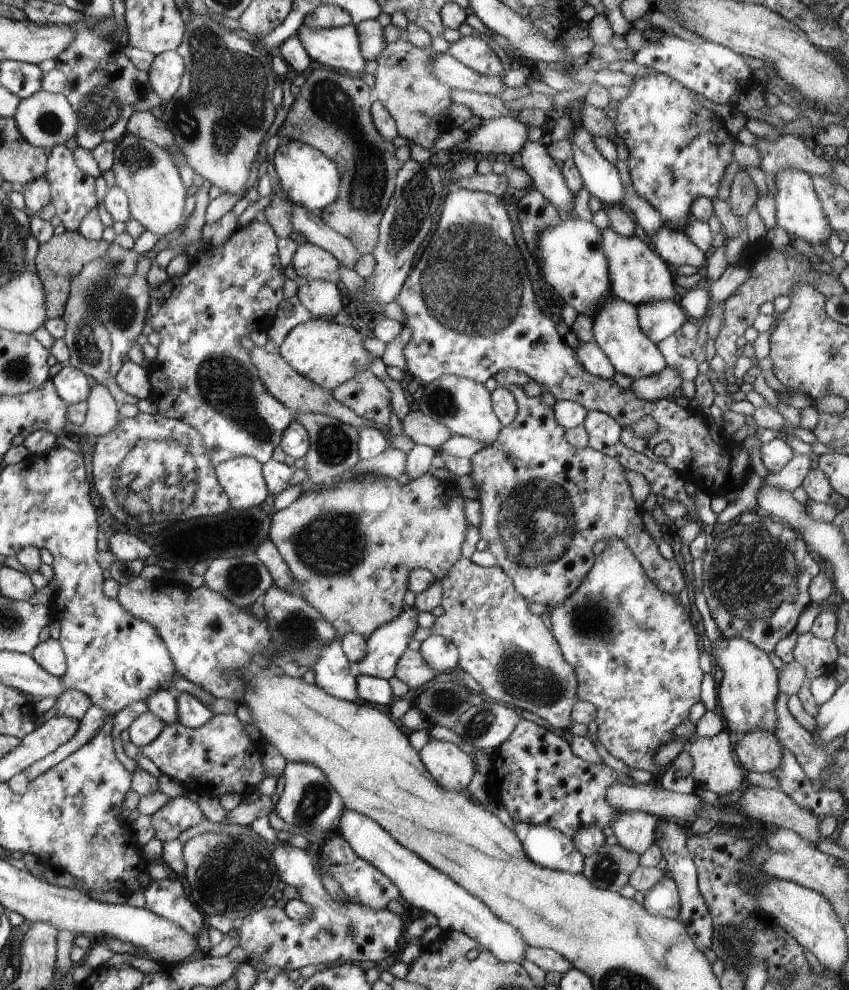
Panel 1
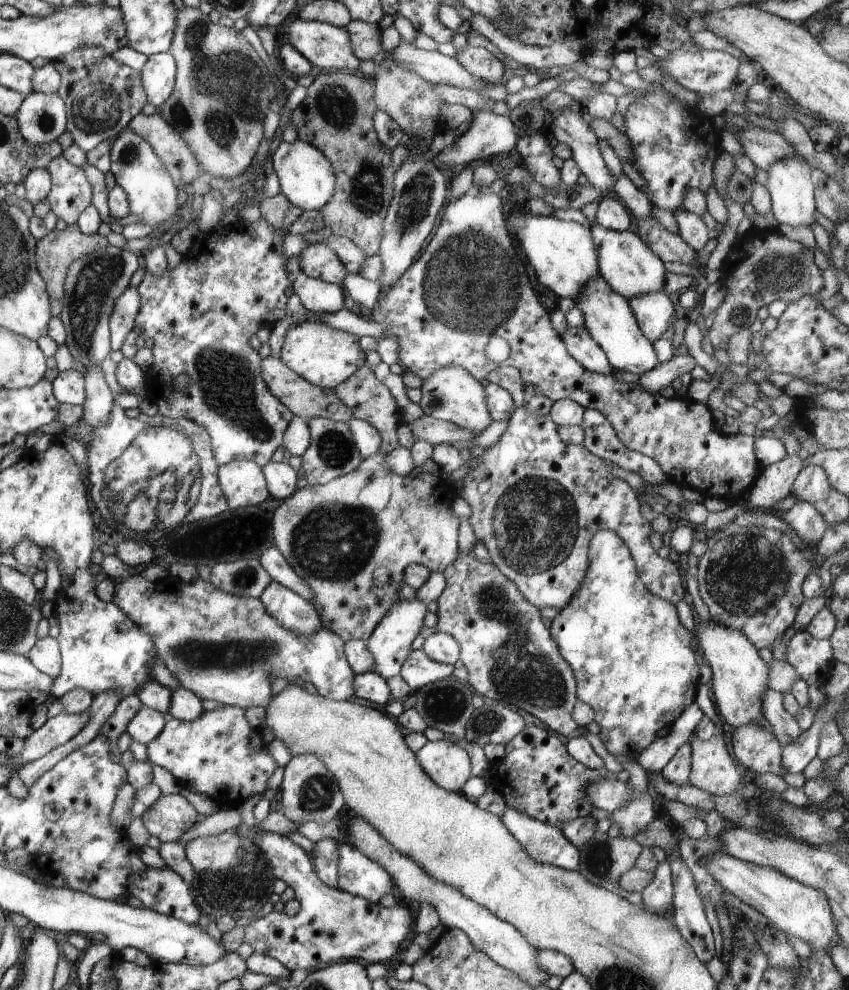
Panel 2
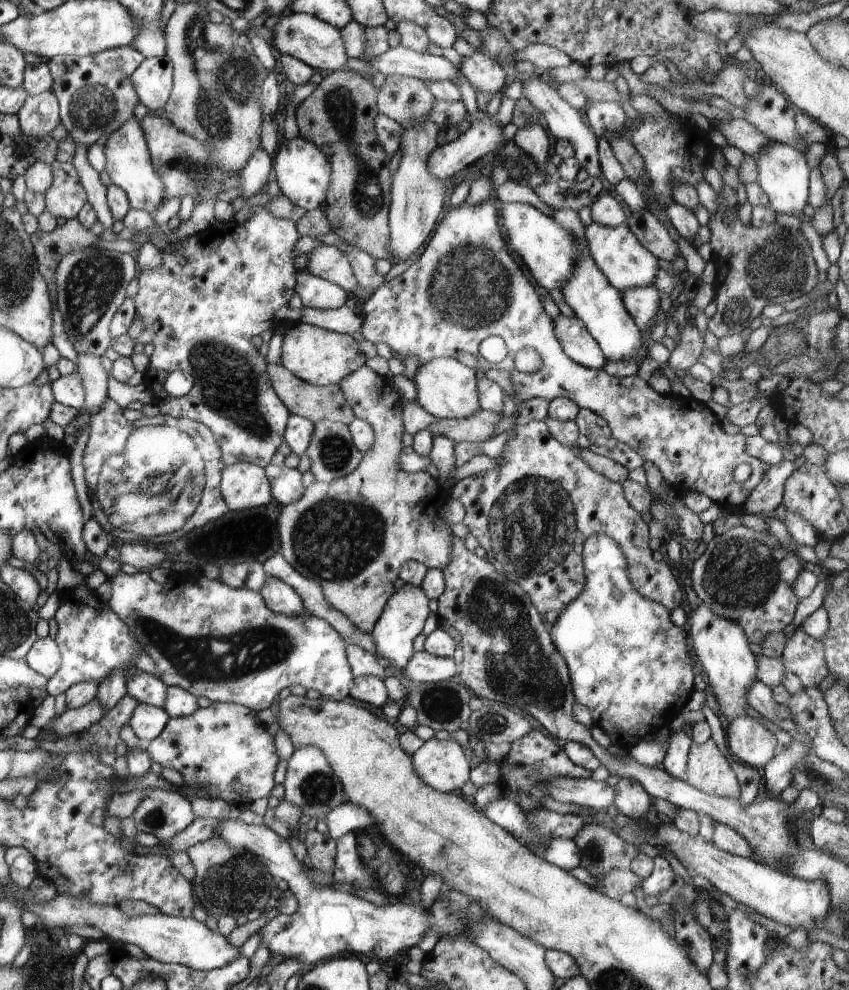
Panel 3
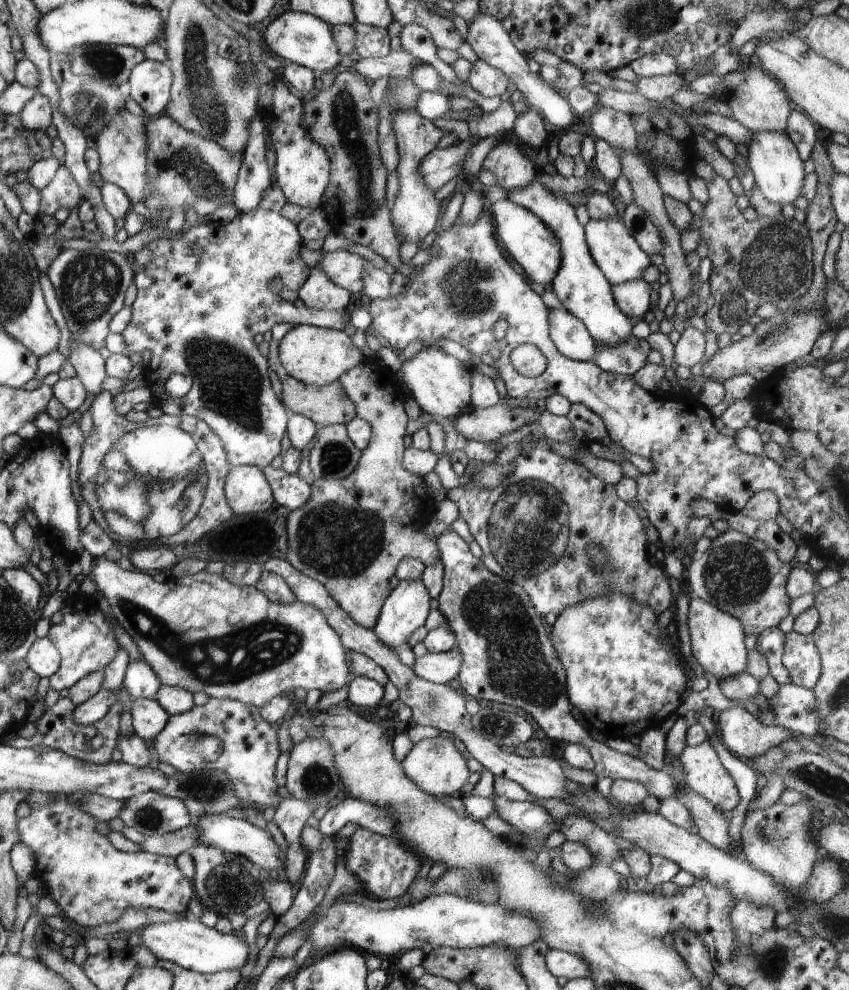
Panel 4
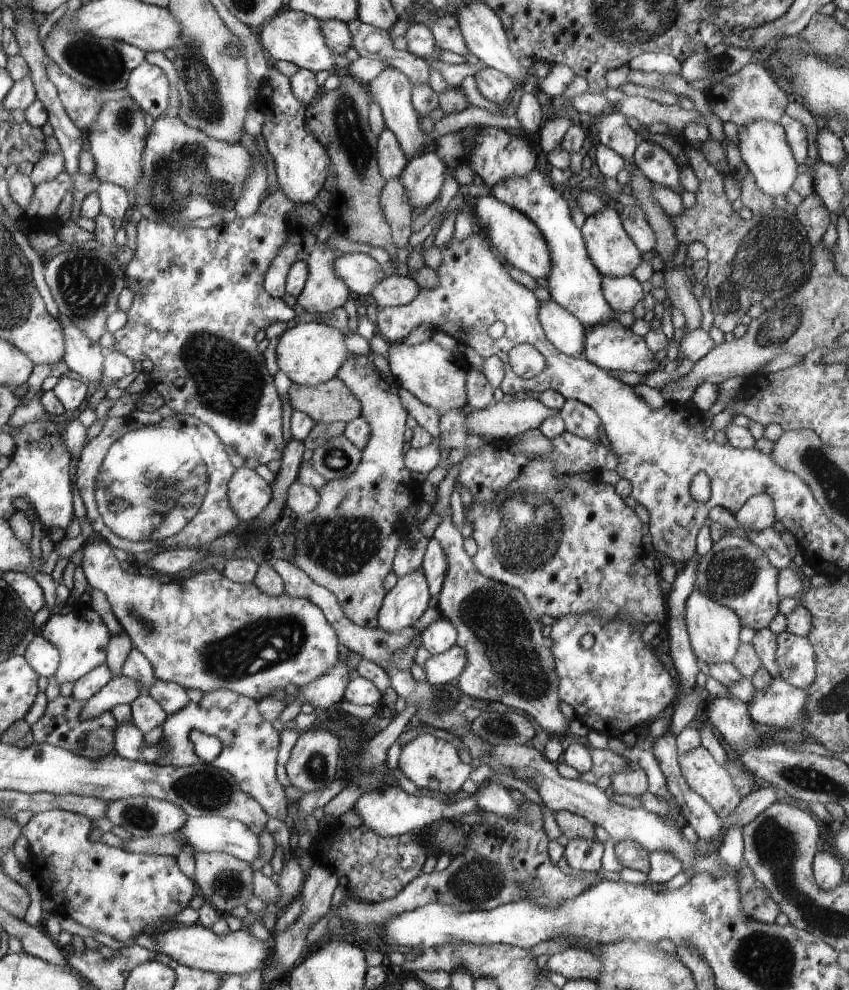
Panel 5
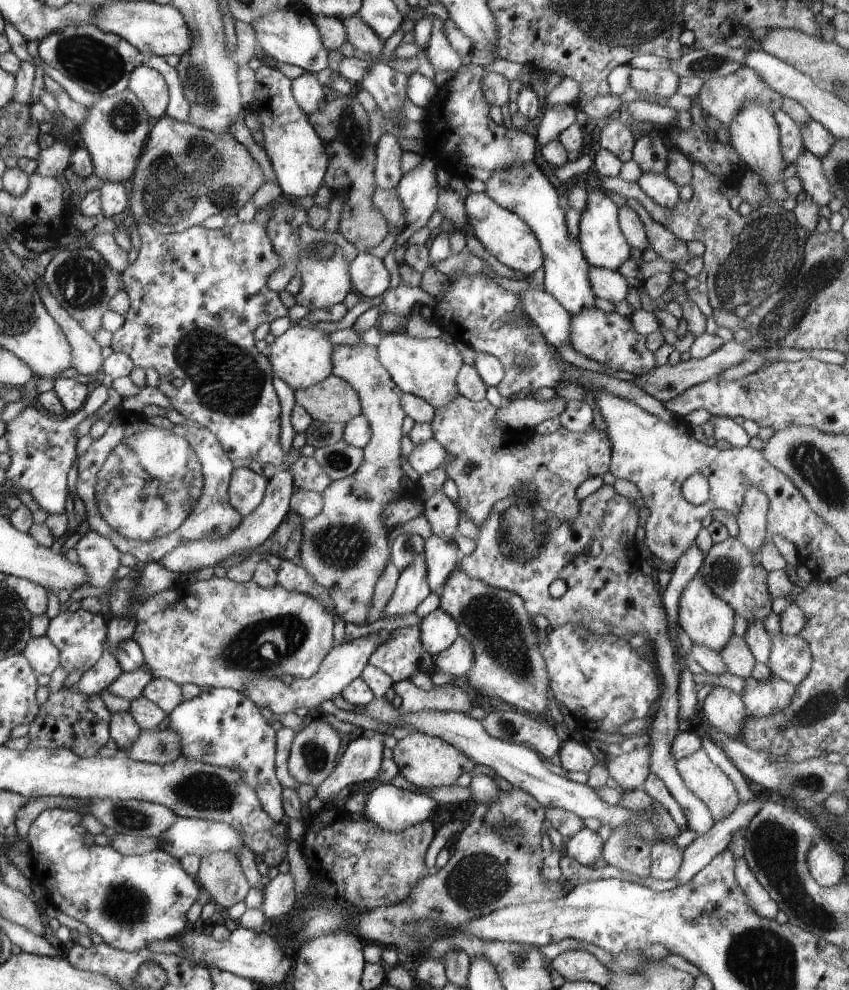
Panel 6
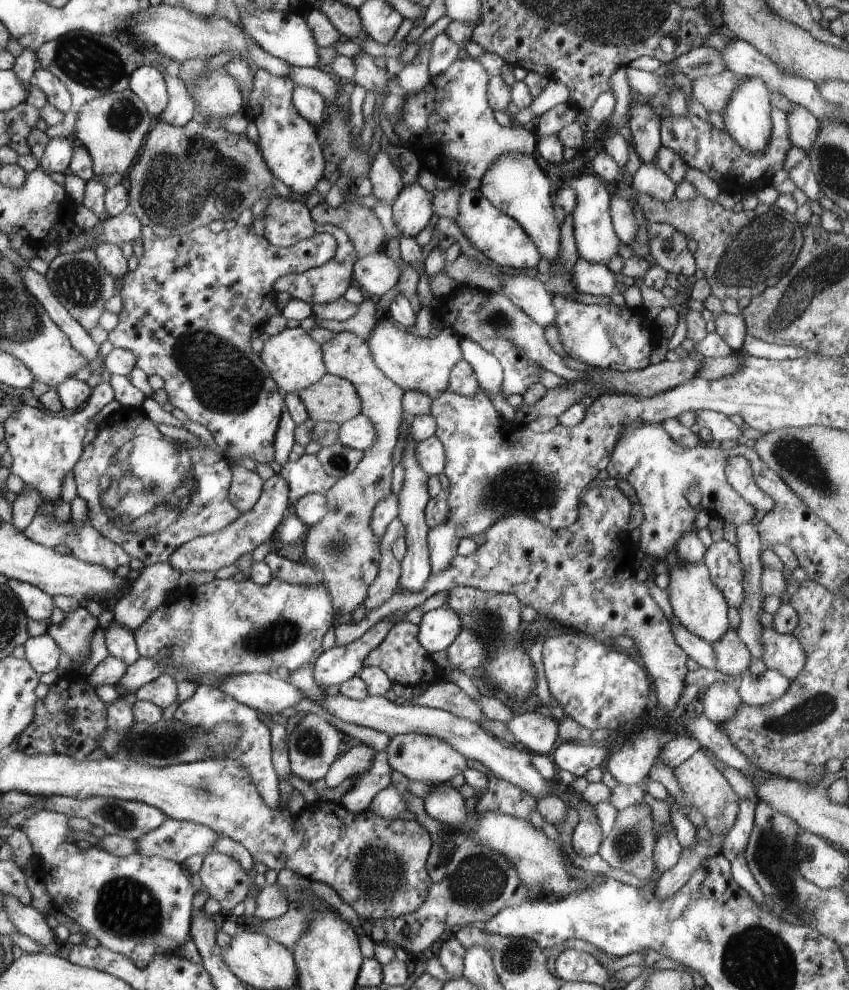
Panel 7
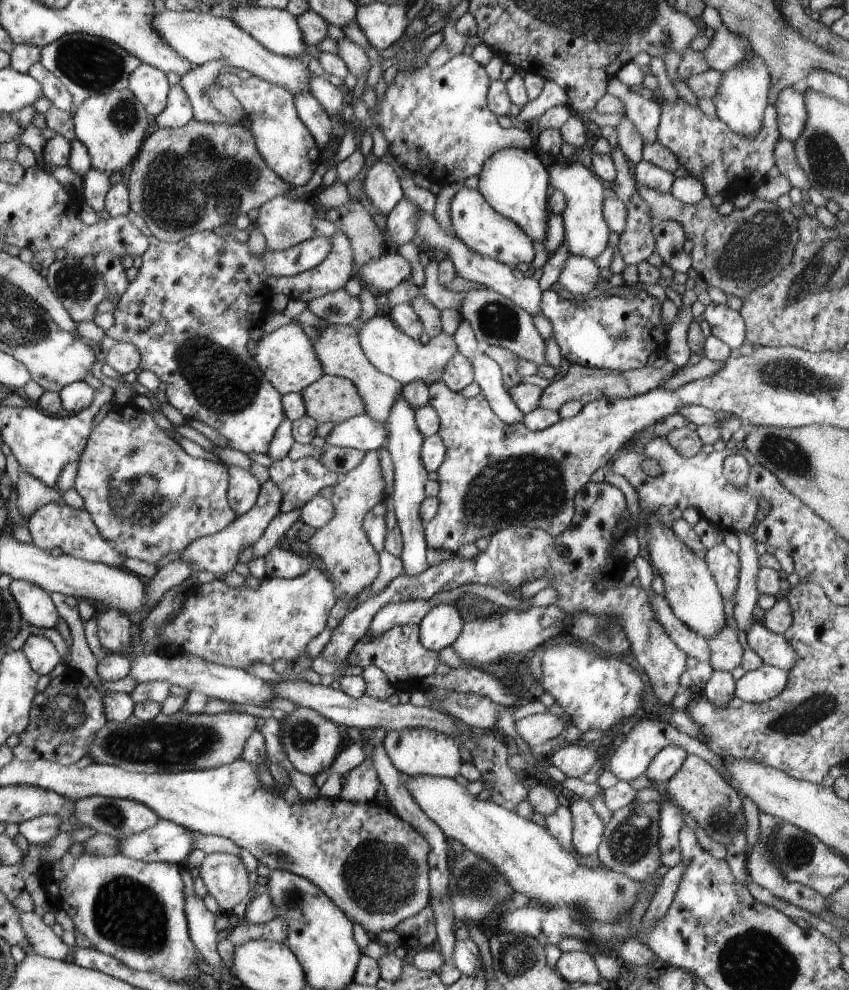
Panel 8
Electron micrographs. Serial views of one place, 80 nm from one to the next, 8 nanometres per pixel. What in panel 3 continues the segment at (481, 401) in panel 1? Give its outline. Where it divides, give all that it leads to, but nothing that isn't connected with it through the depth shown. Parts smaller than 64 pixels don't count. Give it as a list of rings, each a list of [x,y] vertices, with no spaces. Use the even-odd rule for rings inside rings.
[[[438,357],[425,362],[417,368],[413,382],[417,392],[416,402],[436,418],[466,418],[480,409],[476,372],[455,357]]]

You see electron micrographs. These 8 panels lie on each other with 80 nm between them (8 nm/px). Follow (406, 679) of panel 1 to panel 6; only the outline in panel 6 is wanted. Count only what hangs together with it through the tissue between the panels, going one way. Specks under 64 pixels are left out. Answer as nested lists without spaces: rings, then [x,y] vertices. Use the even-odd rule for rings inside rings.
[[[459,635],[446,650],[440,652],[428,672],[434,674],[440,671],[444,674],[450,674],[454,678],[464,678],[475,661],[474,655],[472,643],[464,636]]]

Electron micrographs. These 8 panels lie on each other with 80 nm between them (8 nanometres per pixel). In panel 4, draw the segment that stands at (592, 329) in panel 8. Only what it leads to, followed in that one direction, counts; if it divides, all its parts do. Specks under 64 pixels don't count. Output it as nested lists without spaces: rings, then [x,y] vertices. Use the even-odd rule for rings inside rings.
[[[632,335],[619,345],[602,344],[595,341],[594,364],[604,372],[632,377],[643,366],[648,364],[648,353],[651,351],[646,339]]]

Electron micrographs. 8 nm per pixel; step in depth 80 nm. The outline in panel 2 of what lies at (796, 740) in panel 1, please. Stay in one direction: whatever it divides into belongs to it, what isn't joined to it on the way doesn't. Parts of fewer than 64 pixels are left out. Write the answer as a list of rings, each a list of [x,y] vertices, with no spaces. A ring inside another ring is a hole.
[[[768,689],[761,694],[763,716],[768,722],[768,729],[772,731],[782,745],[787,745],[797,739],[802,732],[794,716],[783,705],[783,694]]]

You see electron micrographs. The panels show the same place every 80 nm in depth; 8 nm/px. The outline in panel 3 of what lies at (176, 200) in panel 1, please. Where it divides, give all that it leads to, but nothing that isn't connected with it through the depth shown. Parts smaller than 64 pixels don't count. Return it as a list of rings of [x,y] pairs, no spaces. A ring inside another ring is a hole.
[[[132,116],[122,123],[104,140],[103,149],[106,155],[105,170],[112,180],[112,185],[124,189],[132,209],[142,209],[149,213],[165,202],[165,188],[151,161],[150,148],[147,146],[146,134],[139,120]]]

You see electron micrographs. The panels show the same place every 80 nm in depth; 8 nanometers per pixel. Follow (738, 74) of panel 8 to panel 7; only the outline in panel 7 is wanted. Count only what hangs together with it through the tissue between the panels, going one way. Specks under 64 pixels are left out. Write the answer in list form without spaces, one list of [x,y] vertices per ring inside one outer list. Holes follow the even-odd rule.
[[[746,77],[739,82],[736,90],[733,90],[727,105],[724,107],[725,112],[721,116],[724,121],[724,128],[732,135],[735,142],[749,153],[764,152],[768,146],[772,134],[771,112],[773,106],[771,105],[771,93],[762,77]]]

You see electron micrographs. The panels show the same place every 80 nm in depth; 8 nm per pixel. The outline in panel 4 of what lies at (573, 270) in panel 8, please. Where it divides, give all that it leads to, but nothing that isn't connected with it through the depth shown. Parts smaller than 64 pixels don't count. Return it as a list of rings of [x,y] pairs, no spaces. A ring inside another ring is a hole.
[[[644,279],[611,285],[611,289],[618,308],[630,318],[644,318],[655,301],[655,290]]]

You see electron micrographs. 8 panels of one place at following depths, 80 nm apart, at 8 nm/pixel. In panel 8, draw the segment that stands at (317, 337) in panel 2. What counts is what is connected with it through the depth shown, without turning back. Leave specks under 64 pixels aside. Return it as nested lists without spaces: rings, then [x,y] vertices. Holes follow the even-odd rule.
[[[289,323],[278,329],[264,333],[257,340],[254,355],[254,362],[263,370],[268,382],[281,394],[300,393],[310,383],[316,382],[322,375],[323,370],[316,356],[311,340],[302,331],[302,326],[296,323]]]

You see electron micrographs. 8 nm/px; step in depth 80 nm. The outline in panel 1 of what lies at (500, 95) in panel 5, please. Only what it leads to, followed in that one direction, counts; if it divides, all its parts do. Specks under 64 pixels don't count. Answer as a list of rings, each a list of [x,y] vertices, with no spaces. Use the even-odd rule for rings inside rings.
[[[483,35],[463,37],[447,51],[469,69],[483,75],[502,76],[504,67]]]

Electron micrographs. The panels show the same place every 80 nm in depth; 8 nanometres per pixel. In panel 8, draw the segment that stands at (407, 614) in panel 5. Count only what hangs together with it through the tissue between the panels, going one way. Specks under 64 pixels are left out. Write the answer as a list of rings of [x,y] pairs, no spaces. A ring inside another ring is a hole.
[[[398,397],[388,417],[385,447],[393,462],[393,509],[403,540],[403,551],[399,557],[404,563],[405,575],[410,577],[421,575],[430,567],[426,561],[426,549],[429,546],[422,531],[423,520],[419,515],[422,501],[428,497],[425,493],[425,484],[430,480],[421,459],[421,446],[424,439],[425,436],[420,432],[415,421],[415,408],[404,397]]]

